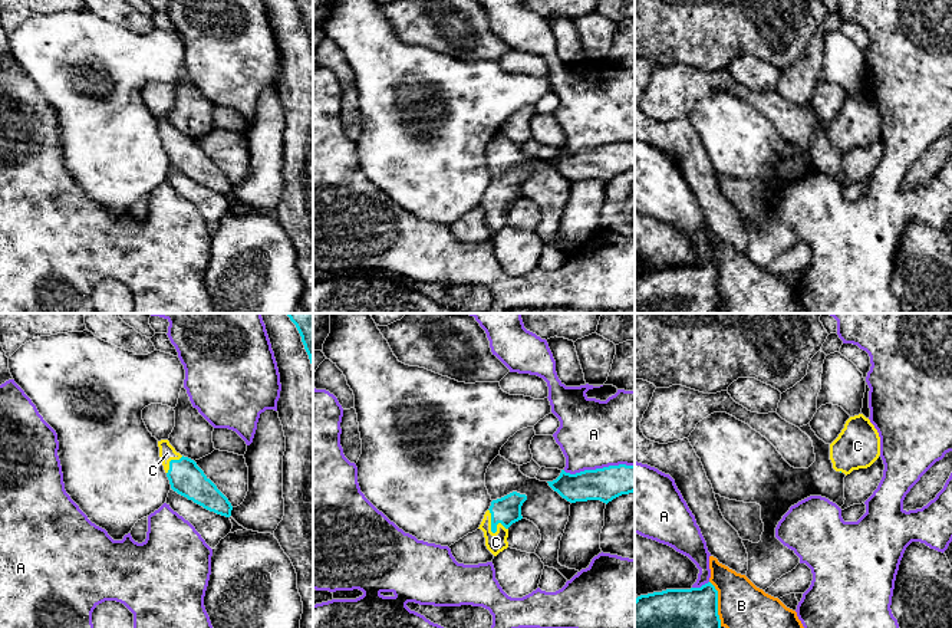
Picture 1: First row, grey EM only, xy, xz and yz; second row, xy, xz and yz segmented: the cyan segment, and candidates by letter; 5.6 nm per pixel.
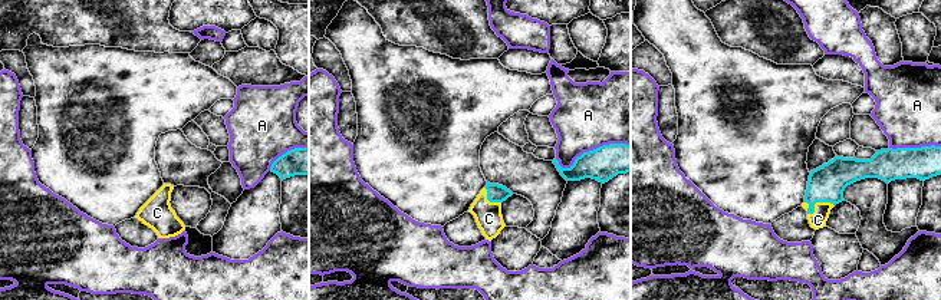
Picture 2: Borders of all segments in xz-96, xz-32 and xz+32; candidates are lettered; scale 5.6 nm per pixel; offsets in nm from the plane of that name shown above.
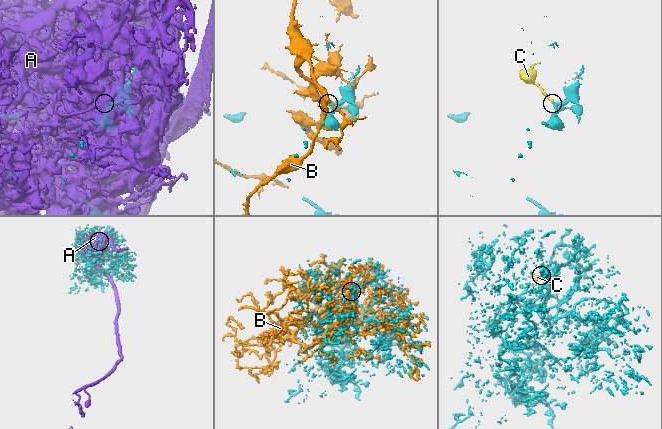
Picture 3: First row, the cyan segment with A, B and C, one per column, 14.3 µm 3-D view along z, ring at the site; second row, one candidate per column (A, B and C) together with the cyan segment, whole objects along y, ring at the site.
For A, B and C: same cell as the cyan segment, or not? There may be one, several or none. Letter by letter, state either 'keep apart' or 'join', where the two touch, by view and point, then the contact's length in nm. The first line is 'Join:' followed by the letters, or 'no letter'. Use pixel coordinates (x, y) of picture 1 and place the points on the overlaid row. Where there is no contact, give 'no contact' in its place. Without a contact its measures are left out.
Join: C
A: keep apart; contact xz (598, 469); length 400 nm
B: keep apart; contact yz (717, 604); length 260 nm
C: join; contact xz (491, 530); length 160 nm

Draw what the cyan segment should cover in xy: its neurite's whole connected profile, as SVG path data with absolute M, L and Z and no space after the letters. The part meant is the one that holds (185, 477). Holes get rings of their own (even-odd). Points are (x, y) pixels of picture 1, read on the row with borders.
M168 440L158 441L159 457L171 489L204 509L230 517L233 506L197 463L181 456Z

